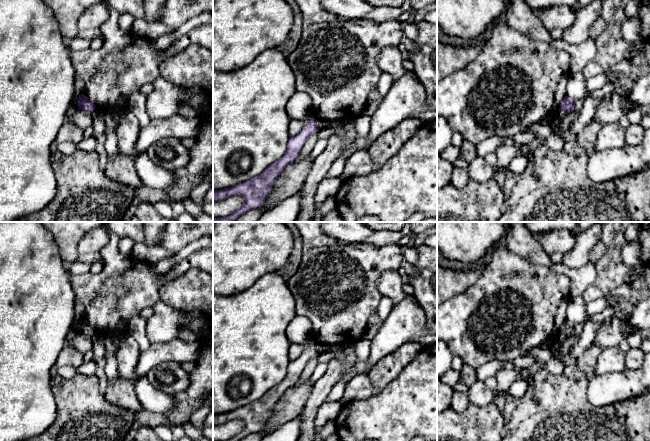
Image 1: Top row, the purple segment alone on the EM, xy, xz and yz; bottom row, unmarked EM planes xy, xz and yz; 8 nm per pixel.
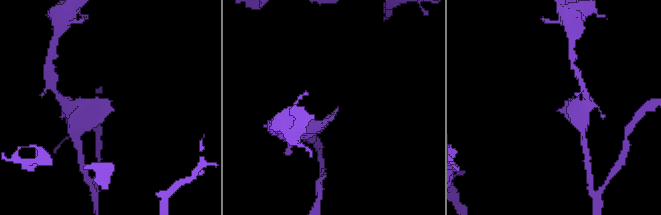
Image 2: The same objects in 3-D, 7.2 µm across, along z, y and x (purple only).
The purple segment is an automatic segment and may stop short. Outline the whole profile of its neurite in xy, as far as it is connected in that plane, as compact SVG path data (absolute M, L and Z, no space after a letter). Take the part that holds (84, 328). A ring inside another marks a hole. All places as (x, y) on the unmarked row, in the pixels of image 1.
M84 318L79 319L78 331L82 335L85 335L89 338L92 338L96 332L96 330L94 328L92 328Z

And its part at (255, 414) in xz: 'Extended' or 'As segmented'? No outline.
As segmented

